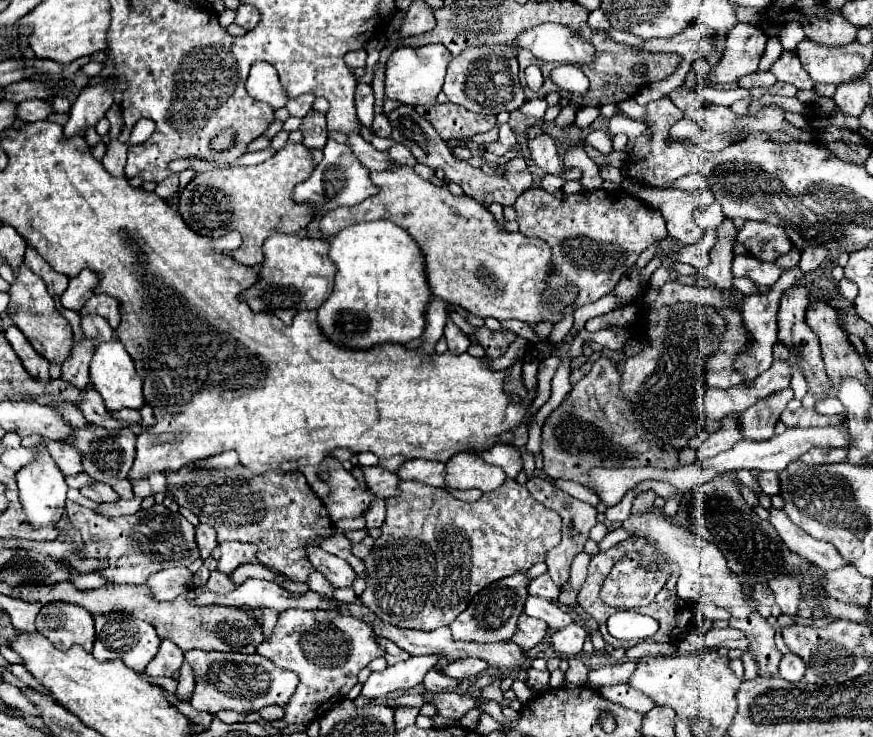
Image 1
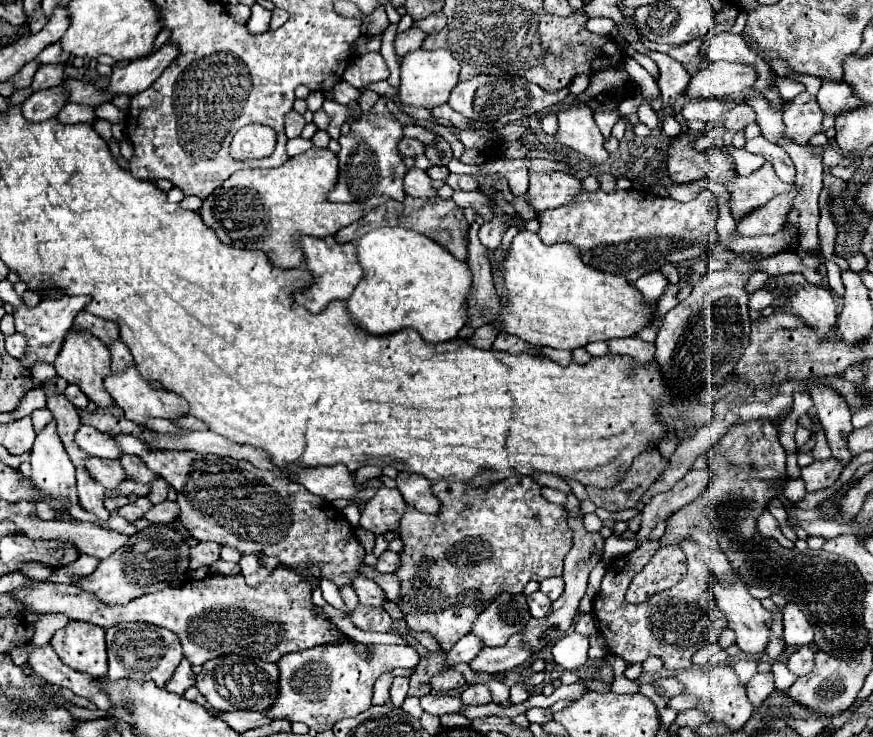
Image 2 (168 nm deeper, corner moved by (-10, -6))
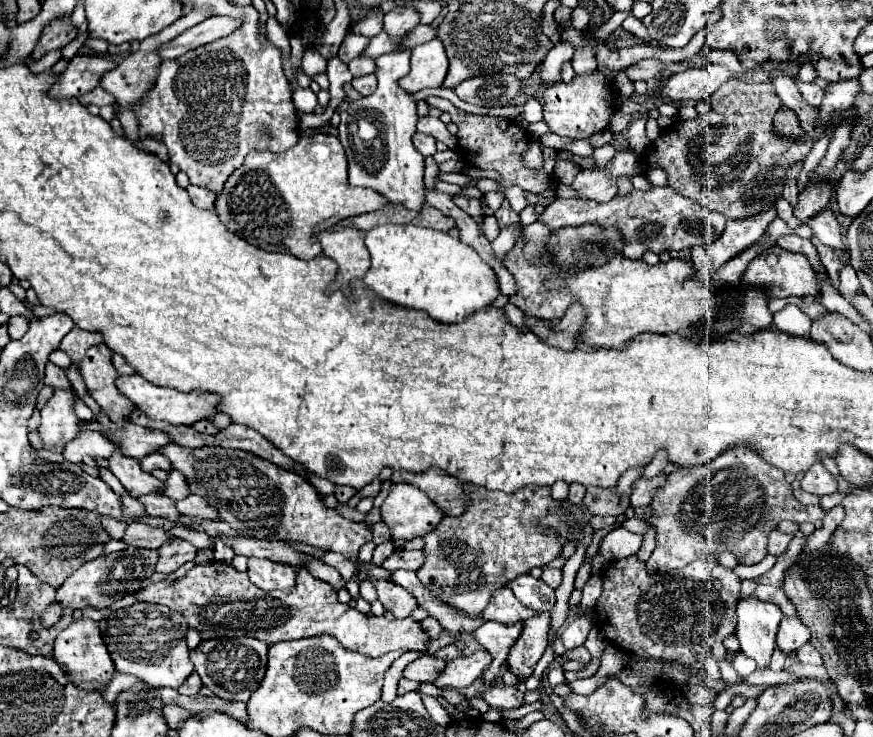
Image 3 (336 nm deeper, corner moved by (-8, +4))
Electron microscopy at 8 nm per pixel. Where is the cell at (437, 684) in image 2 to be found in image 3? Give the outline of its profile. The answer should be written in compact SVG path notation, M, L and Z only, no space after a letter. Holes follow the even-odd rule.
M421 654L403 670L403 676L417 682L433 682L443 668L445 668L445 660L439 660L439 658L435 660L435 656Z

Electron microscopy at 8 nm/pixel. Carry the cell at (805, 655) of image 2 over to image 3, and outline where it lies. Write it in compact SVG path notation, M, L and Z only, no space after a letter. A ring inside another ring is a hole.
M809 642L797 650L797 658L799 658L799 662L803 662L803 664L815 664L815 666L819 666L819 664L823 662L823 660L821 660L821 654L819 654Z

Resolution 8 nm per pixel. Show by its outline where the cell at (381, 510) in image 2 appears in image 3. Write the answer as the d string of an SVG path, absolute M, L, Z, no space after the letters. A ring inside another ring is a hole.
M393 484L381 506L383 522L389 526L393 540L419 538L429 534L441 522L445 512L417 486Z

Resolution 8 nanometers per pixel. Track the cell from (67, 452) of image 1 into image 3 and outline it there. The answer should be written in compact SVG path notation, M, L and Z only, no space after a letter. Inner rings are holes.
M115 452L113 458L107 460L107 468L119 478L123 488L133 498L139 498L145 494L163 494L165 482L143 472L135 458L127 458L121 452Z

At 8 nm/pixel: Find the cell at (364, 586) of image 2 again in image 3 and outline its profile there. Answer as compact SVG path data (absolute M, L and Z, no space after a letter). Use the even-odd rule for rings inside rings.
M375 582L377 588L377 596L383 602L385 610L393 612L395 618L405 618L411 616L413 610L417 608L417 600L413 598L413 594L409 594L405 588L397 586L395 582Z

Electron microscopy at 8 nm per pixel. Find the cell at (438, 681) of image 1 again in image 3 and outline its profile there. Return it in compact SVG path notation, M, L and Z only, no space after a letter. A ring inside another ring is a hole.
M485 686L483 698L487 704L497 706L497 708L519 708L525 704L525 694L517 688L507 688L507 686Z

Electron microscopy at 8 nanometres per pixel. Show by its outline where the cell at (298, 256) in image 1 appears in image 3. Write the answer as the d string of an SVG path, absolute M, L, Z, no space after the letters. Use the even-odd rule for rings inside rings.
M343 228L335 232L319 232L323 254L333 258L339 266L337 280L329 290L343 290L349 294L349 282L363 278L371 266L369 252L365 248L365 232L355 228Z

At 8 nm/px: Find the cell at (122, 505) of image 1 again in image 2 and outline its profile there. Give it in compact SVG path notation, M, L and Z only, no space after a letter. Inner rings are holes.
M165 500L161 504L155 504L149 512L145 512L143 518L149 522L155 522L155 524L167 524L167 522L173 522L177 518L177 514L179 514L177 502Z

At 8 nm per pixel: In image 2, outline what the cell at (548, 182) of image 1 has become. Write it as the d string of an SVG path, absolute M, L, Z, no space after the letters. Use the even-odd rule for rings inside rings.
M571 106L567 112L557 112L559 132L557 142L583 154L593 166L603 164L609 152L603 148L603 136L593 120L589 106Z

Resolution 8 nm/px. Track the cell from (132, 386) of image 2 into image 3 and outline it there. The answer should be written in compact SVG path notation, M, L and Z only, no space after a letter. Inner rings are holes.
M139 374L133 376L121 376L117 378L117 388L121 394L125 394L143 414L147 414L151 420L167 420L171 424L195 424L199 420L207 420L213 418L217 414L217 402L221 398L217 398L217 394L213 392L201 392L201 390L193 390L193 392L177 392L171 388L161 388L151 384L149 380L145 380Z

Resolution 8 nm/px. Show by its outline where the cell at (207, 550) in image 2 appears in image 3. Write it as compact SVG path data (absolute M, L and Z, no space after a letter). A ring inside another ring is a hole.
M173 538L173 542L161 546L159 550L159 560L155 564L155 572L171 574L185 562L193 560L197 554L197 548L191 542L185 542L181 538Z

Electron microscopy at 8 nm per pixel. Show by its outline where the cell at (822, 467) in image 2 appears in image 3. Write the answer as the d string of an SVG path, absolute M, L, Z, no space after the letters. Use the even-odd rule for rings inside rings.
M817 462L815 466L811 466L805 472L805 476L801 480L801 488L805 492L825 496L825 494L833 494L837 490L837 480L825 470L825 466L821 462Z

